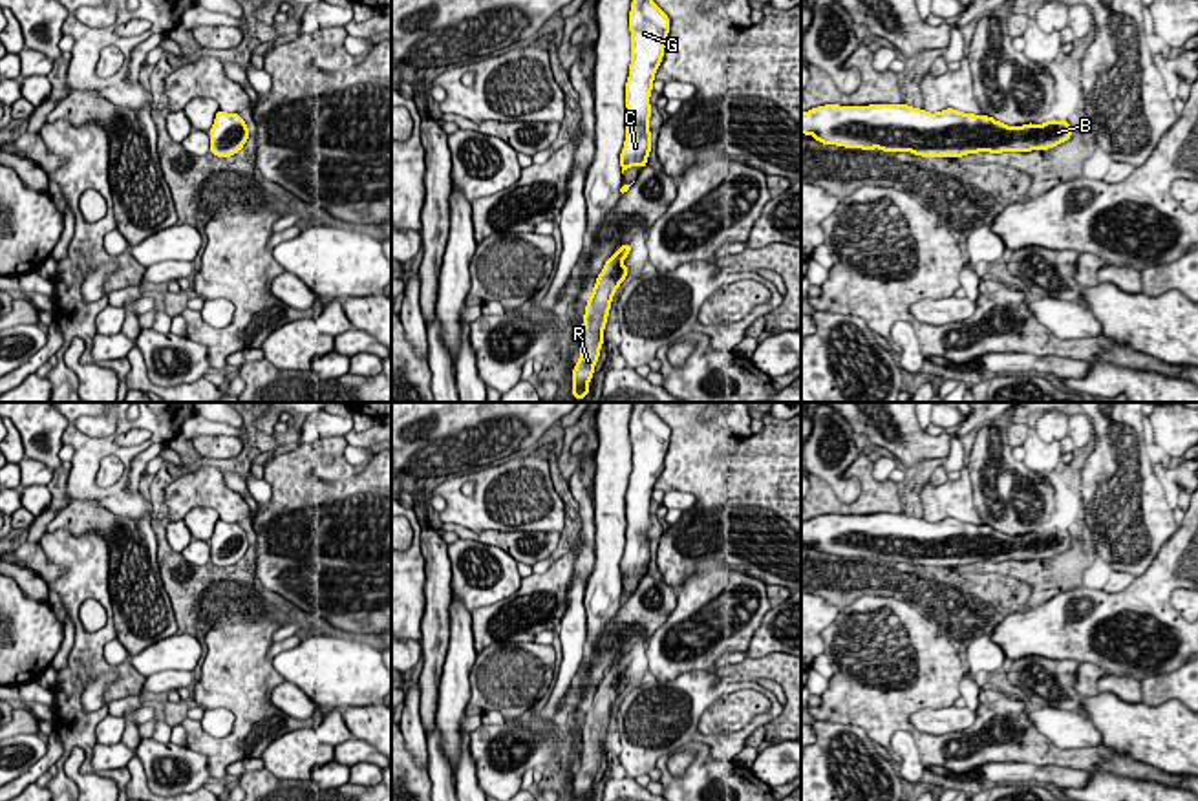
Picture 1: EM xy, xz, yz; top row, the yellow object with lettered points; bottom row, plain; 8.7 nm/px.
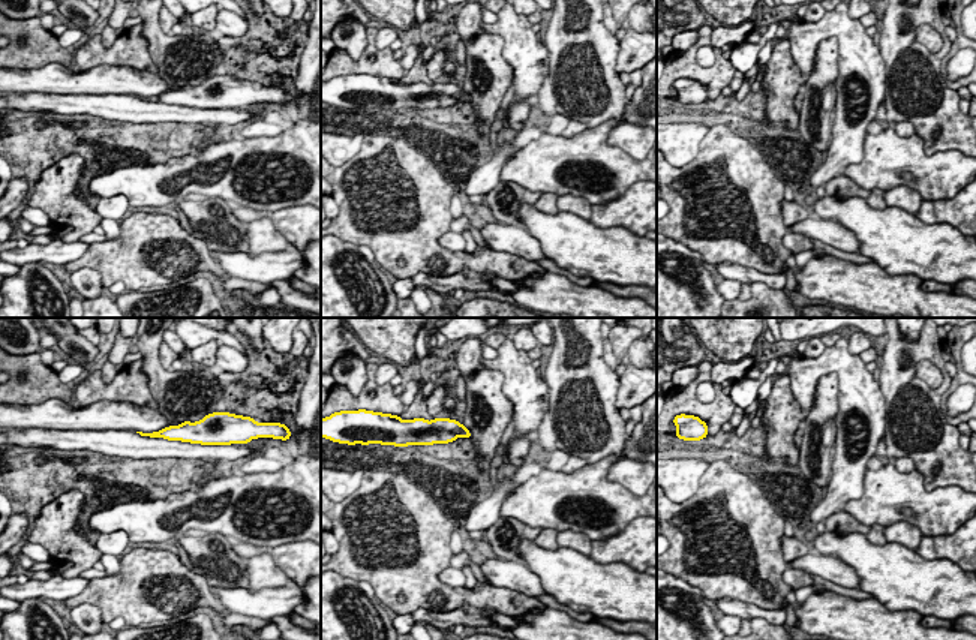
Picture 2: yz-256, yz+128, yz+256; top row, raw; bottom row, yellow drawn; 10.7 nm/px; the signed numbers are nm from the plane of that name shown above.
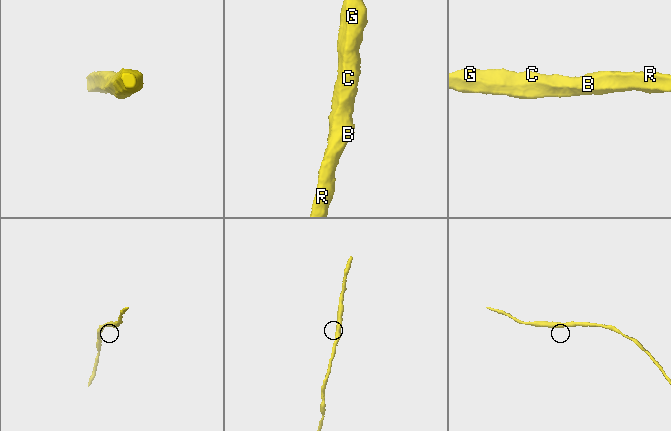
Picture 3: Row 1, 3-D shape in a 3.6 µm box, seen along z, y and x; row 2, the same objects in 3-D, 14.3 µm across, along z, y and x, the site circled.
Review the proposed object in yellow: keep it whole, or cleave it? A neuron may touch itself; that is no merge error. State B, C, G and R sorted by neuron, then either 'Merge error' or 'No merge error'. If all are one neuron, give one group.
Groups: B C G R. No merge error

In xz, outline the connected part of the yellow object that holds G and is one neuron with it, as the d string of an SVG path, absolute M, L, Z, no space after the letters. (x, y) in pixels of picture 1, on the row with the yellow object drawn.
M633 0L629 11L631 64L626 82L626 141L620 154L622 174L631 166L644 168L651 152L651 90L664 59L669 16L653 0Z

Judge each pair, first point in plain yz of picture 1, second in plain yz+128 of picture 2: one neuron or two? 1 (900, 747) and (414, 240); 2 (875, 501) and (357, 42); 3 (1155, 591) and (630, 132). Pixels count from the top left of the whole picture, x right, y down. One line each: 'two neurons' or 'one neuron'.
1: two neurons
2: two neurons
3: two neurons

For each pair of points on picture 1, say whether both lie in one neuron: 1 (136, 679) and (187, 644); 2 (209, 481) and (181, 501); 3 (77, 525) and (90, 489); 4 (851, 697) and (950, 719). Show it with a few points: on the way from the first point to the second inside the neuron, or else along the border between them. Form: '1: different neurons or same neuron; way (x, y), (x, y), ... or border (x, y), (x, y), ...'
1: different neurons; border (128, 661), (143, 677)
2: same neuron; way (202, 487), (189, 494)
3: different neurons; border (68, 501), (97, 501), (127, 518)
4: different neurons; border (908, 717), (917, 728), (930, 734), (955, 732)

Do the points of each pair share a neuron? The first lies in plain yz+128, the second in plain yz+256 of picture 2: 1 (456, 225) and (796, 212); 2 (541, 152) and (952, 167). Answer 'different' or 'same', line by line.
1: same
2: same

